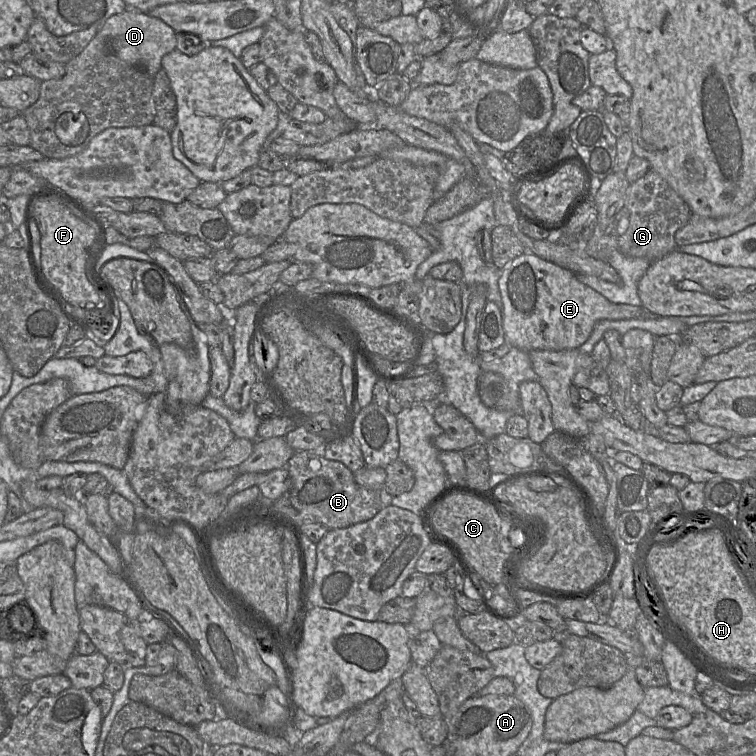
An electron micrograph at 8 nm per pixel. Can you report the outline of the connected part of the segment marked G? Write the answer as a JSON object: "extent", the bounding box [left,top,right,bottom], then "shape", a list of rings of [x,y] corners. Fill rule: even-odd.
{"extent":[610,169,691,262],"shape":[[[650,169],[627,188],[624,206],[610,225],[610,235],[615,238],[617,248],[622,254],[629,257],[645,258],[653,262],[677,249],[675,233],[689,222],[691,214],[685,201],[658,173]]]}

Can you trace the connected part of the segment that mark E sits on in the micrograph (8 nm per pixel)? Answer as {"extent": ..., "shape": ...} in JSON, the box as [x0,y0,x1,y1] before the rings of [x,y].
{"extent":[498,253,645,352],"shape":[[[532,253],[514,258],[500,271],[498,287],[503,303],[502,325],[506,343],[525,352],[532,350],[571,350],[583,345],[590,337],[595,324],[603,319],[636,319],[645,313],[642,306],[615,304],[579,281],[572,271],[544,260]]]}

